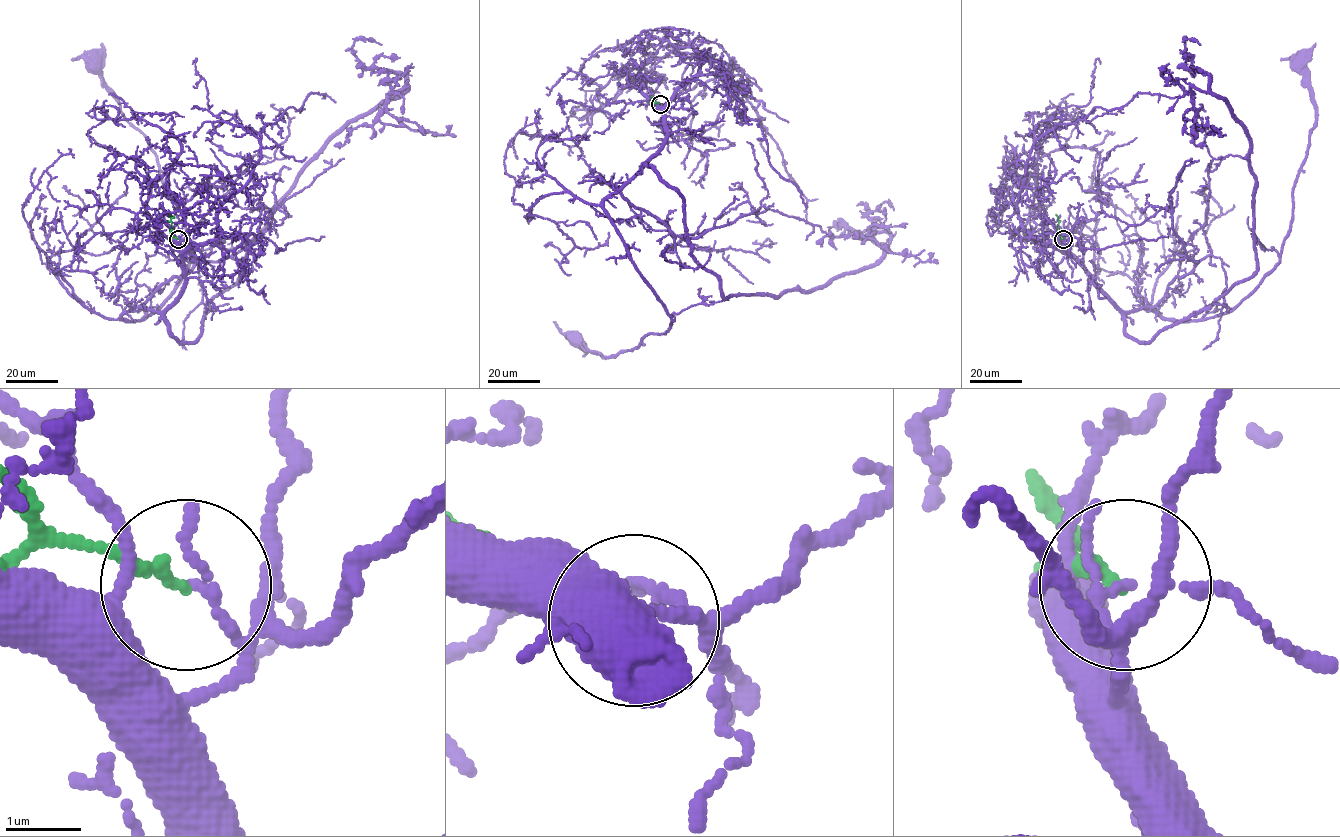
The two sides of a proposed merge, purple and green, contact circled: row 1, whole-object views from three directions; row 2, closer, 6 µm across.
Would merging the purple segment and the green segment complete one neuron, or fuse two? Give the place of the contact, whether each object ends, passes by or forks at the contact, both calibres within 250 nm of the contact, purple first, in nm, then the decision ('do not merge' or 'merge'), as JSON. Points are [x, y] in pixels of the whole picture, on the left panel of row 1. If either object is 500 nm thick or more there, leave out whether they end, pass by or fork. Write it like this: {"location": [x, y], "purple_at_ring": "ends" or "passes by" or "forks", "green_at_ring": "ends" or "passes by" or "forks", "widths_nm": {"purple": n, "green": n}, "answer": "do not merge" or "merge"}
{"location": [178, 239], "purple_at_ring": "passes by", "green_at_ring": "ends", "widths_nm": {"purple": 90, "green": 140}, "answer": "do not merge"}

